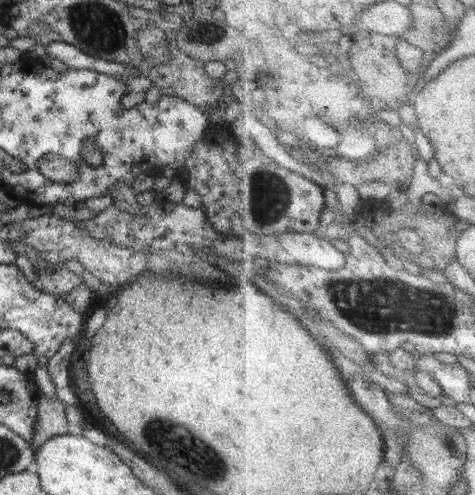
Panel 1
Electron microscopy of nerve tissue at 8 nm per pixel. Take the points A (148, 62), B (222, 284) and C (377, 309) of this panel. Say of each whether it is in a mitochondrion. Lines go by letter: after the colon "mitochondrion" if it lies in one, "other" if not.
A: other
B: other
C: mitochondrion

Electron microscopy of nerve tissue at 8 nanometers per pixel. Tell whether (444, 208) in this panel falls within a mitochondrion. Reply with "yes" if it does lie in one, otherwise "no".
no

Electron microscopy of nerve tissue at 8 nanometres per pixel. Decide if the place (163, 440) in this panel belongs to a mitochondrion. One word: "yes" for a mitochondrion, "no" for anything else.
yes

